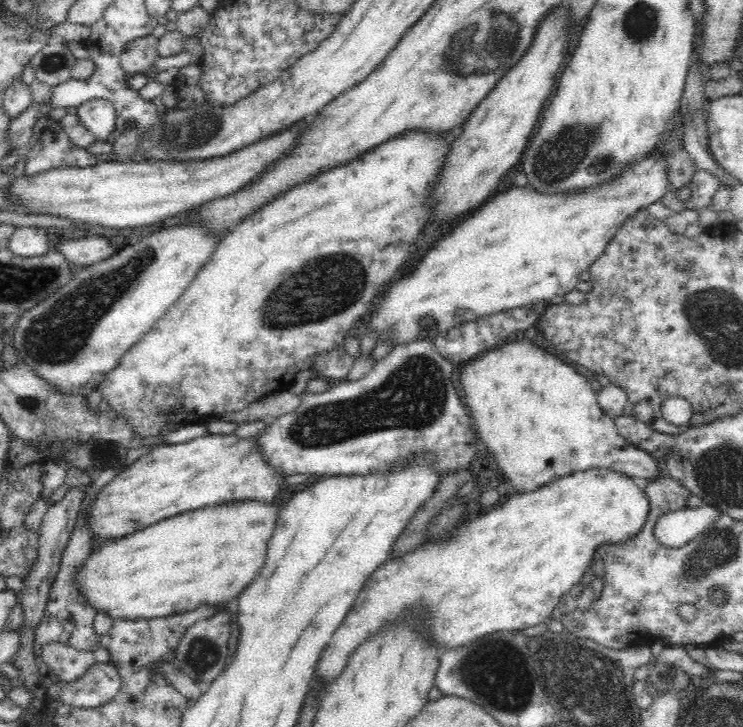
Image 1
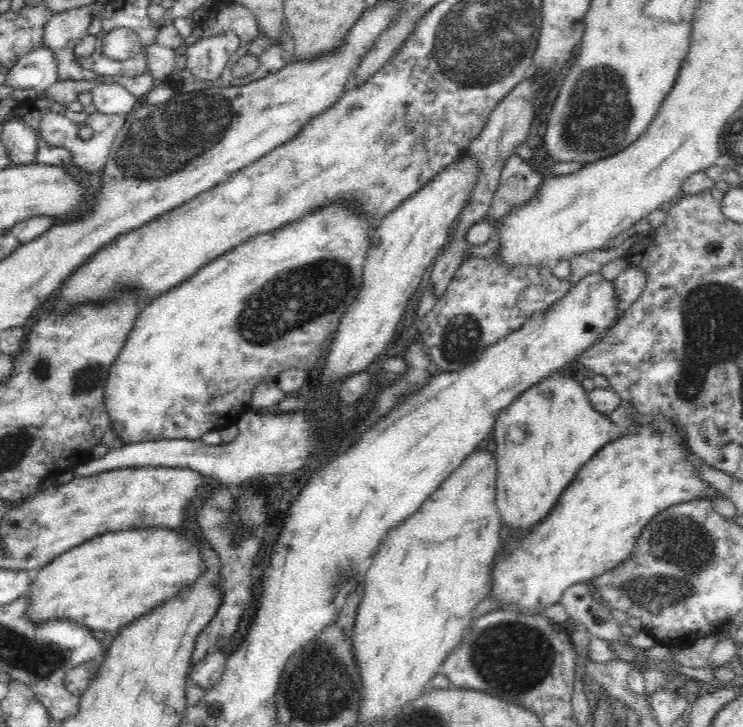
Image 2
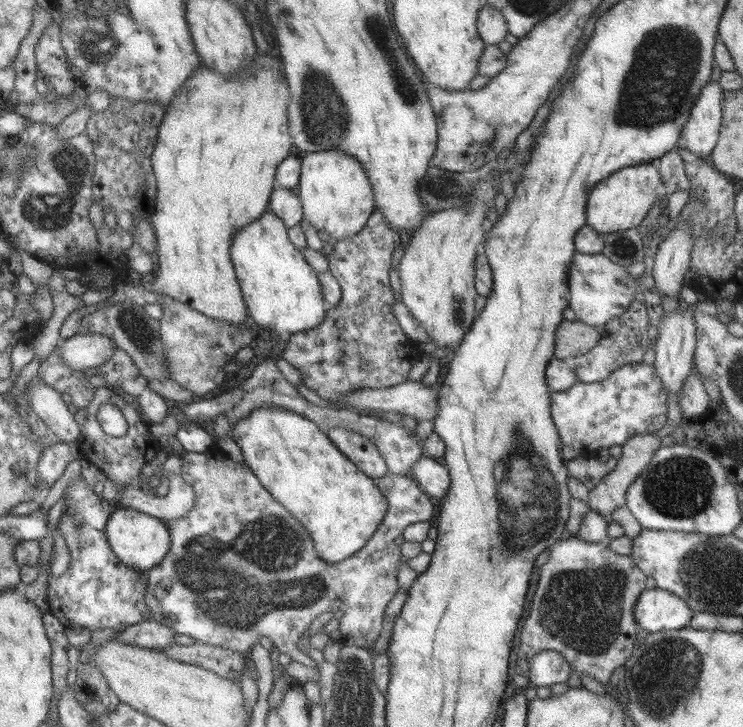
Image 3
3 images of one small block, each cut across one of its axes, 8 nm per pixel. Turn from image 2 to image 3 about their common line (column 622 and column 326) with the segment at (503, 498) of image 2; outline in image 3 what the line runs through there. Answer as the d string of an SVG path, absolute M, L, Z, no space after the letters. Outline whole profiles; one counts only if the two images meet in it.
M331 428L325 434L331 444L369 478L379 478L388 471L385 461L369 439L339 428Z

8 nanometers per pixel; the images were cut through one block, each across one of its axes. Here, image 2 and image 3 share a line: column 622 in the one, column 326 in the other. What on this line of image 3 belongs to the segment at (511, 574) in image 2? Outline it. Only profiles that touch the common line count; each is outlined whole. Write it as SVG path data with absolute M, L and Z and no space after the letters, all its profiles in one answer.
M274 406L255 407L251 412L234 422L231 430L231 439L239 450L243 457L244 463L248 466L250 471L259 479L259 482L263 485L265 490L275 499L281 506L284 506L293 518L296 518L311 535L312 543L314 544L315 550L325 562L334 563L339 562L341 559L350 557L358 548L361 548L365 541L375 532L377 526L387 512L387 503L384 500L383 495L379 492L377 486L375 486L374 479L369 478L366 474L363 474L352 462L349 462L343 454L331 444L325 433L323 433L314 422L311 422L308 418L303 415L295 414L290 410L285 410Z

